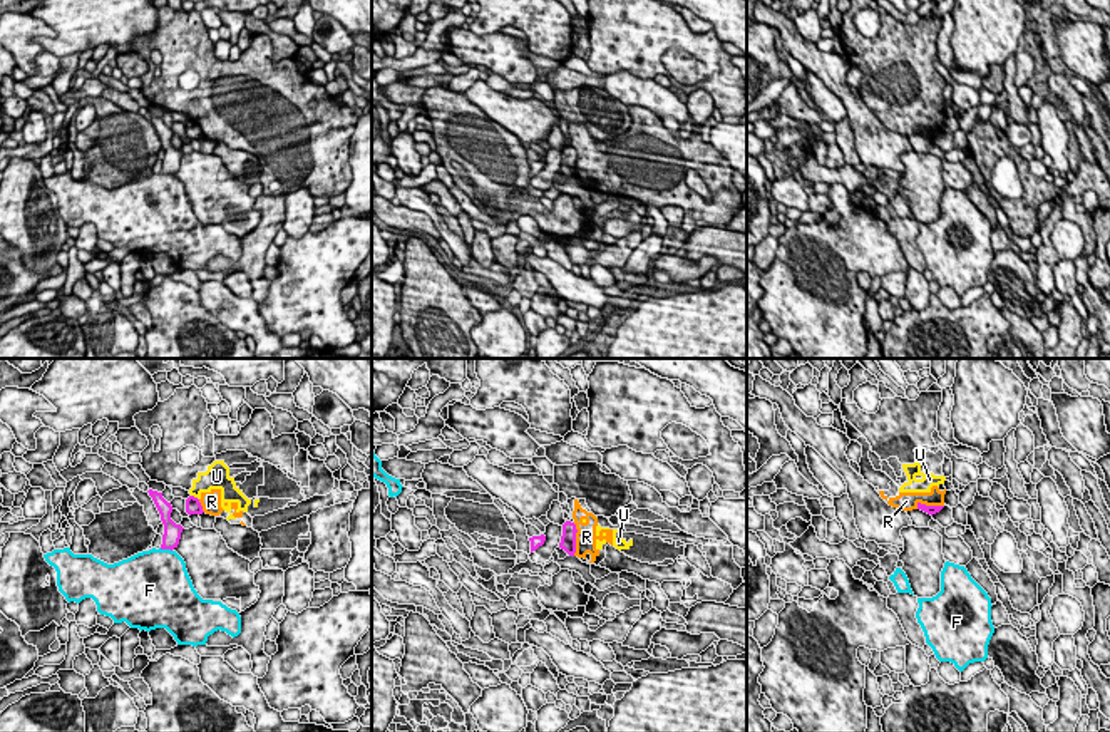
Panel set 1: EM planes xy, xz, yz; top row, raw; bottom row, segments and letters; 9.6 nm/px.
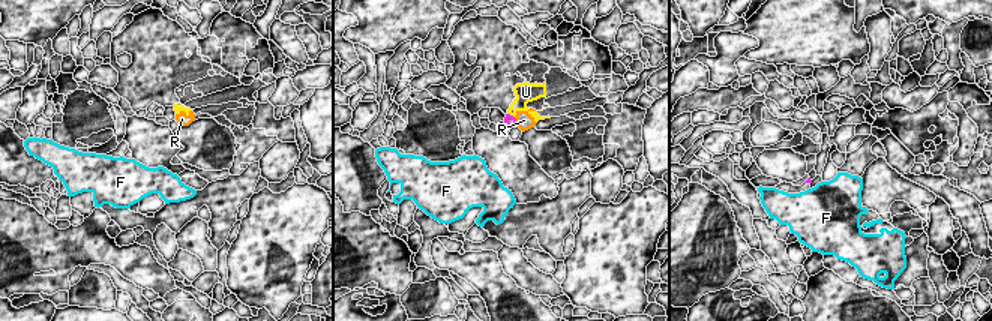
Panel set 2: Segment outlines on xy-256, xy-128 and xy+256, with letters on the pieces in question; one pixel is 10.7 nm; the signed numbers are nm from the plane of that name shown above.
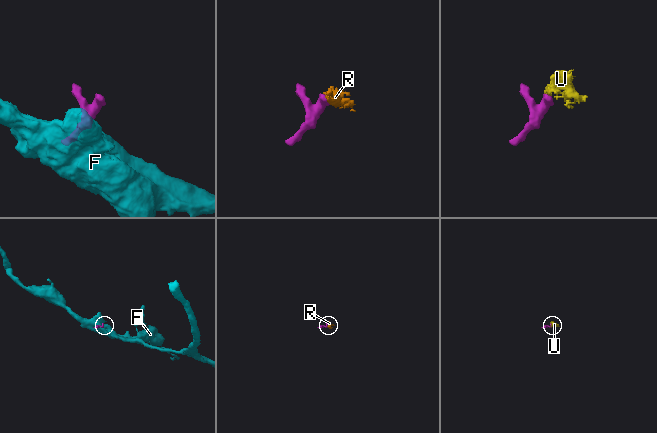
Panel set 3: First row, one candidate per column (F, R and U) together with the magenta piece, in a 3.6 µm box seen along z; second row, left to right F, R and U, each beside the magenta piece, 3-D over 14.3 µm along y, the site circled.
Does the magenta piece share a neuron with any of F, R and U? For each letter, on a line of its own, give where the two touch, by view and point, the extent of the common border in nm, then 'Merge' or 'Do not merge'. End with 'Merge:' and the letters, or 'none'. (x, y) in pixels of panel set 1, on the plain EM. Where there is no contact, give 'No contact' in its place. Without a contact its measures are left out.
F: Touches magenta at xy (166, 173). Shared border 130 nm. Do not merge
R: Touches magenta at xz (575, 164). Shared border 320 nm. Do not merge
U: Touches magenta at xy (193, 121). Shared border 100 nm. Do not merge
Merge: none

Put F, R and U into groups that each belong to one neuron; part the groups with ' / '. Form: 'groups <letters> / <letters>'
groups F / R U

